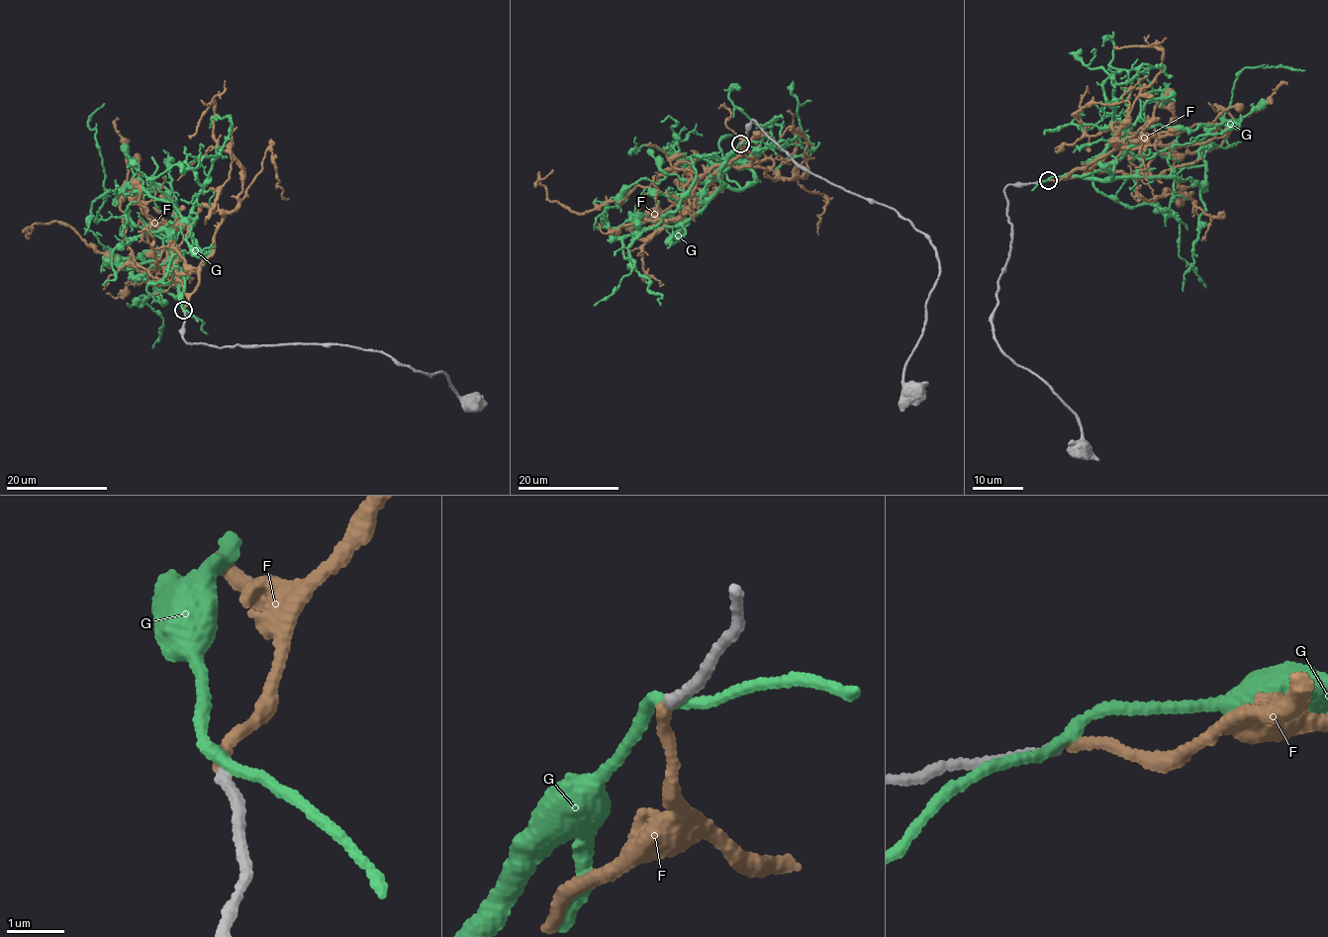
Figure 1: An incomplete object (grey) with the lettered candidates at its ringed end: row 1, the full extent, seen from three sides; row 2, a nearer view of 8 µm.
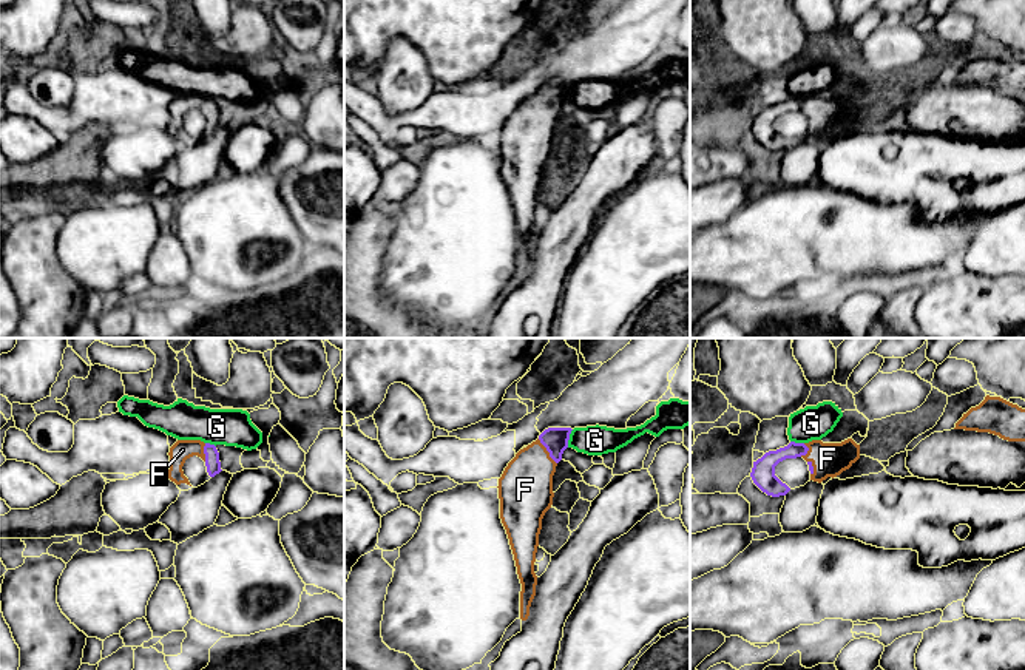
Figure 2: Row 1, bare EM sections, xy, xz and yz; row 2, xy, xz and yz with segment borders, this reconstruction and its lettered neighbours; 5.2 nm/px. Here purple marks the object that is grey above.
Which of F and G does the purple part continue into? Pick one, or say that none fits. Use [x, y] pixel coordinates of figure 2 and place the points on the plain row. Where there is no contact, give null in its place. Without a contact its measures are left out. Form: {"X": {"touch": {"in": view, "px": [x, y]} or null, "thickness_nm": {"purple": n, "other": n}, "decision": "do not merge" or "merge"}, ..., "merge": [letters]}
{"F": {"touch": {"in": "xz", "px": [547, 104]}, "thickness_nm": {"purple": 130, "other": 280}, "decision": "merge"}, "G": {"touch": {"in": "xz", "px": [568, 93]}, "thickness_nm": {"purple": 130, "other": 160}, "decision": "do not merge"}, "merge": ["F"]}

